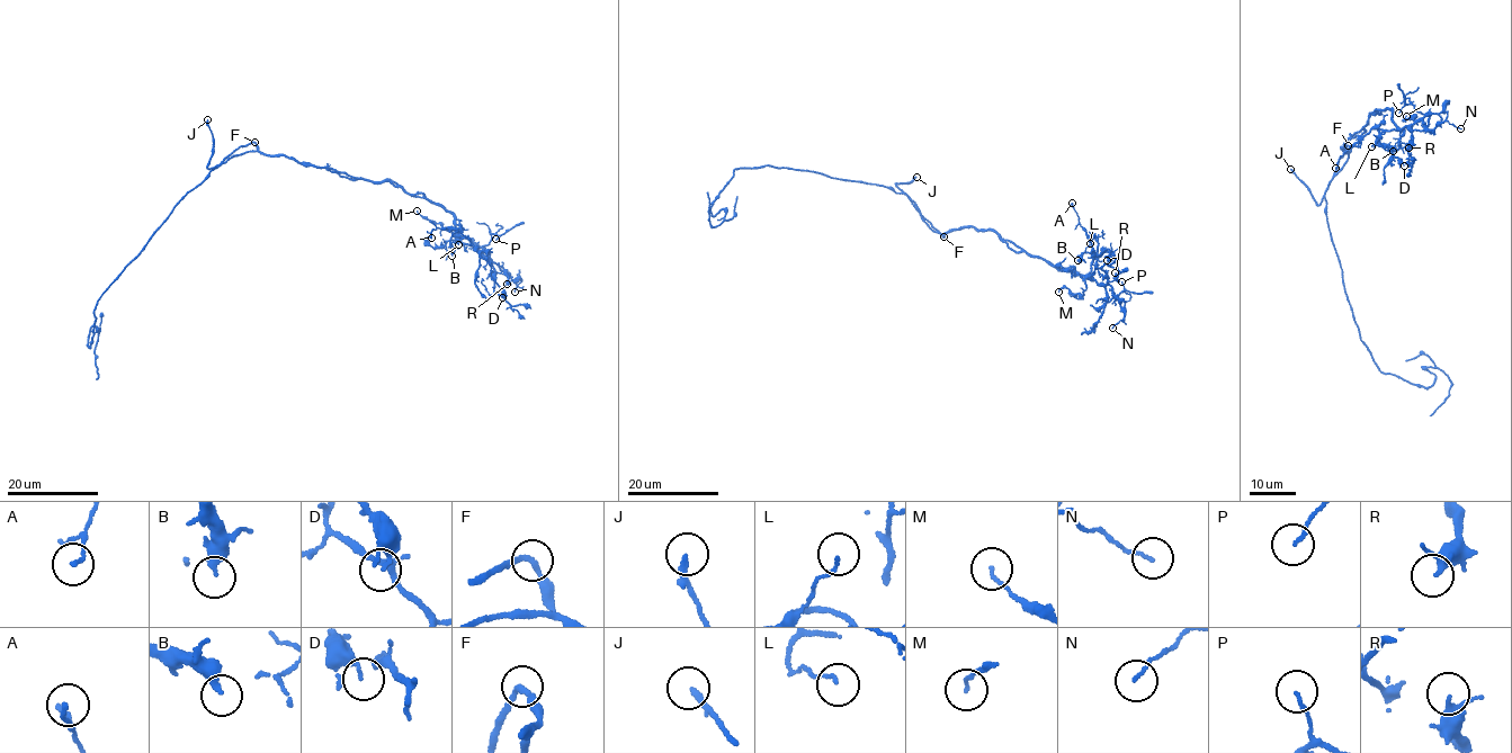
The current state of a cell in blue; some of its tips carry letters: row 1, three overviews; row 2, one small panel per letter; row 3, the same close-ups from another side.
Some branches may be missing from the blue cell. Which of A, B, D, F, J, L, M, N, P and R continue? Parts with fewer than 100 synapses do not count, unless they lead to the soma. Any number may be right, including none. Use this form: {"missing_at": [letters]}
{"missing_at": ["J"]}

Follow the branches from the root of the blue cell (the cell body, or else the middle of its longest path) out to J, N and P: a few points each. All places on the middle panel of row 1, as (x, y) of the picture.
J: (922, 220), (915, 205), (896, 185), (910, 184), (916, 177)
N: (922, 220), (941, 233), (992, 230), (1059, 269), (1089, 274), (1123, 307), (1112, 328)
P: (922, 220), (941, 233), (992, 230), (1059, 269), (1089, 274), (1105, 288), (1103, 305), (1121, 281)

